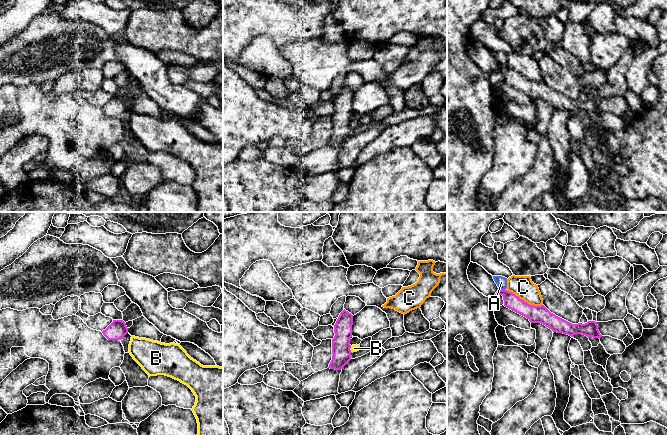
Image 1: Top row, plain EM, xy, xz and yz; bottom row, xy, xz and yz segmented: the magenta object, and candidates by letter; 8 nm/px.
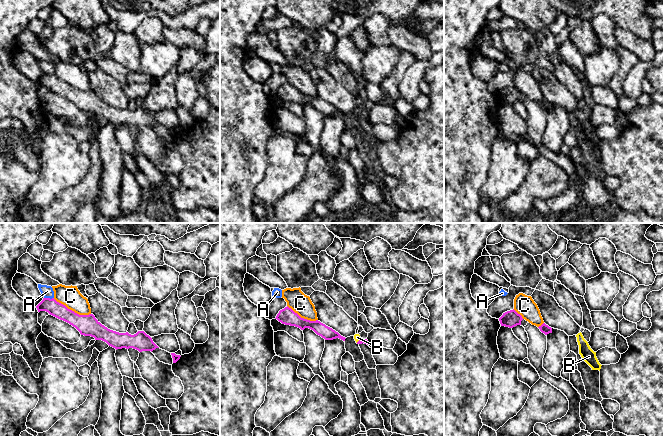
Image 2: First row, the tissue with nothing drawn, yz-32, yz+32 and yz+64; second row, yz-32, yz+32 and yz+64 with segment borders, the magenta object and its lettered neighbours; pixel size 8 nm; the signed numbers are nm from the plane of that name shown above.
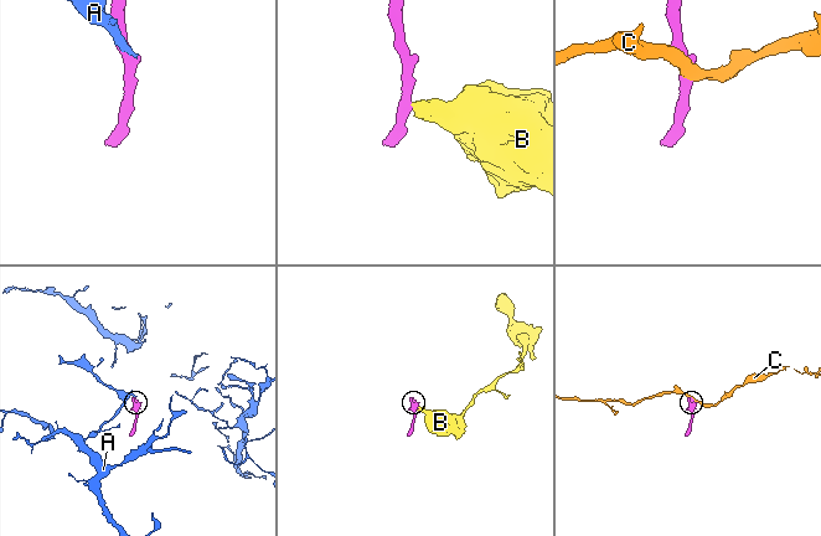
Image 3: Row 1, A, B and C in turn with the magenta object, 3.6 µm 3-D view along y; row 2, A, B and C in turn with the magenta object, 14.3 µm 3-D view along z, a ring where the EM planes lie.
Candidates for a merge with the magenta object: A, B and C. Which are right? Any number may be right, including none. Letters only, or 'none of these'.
none of these

